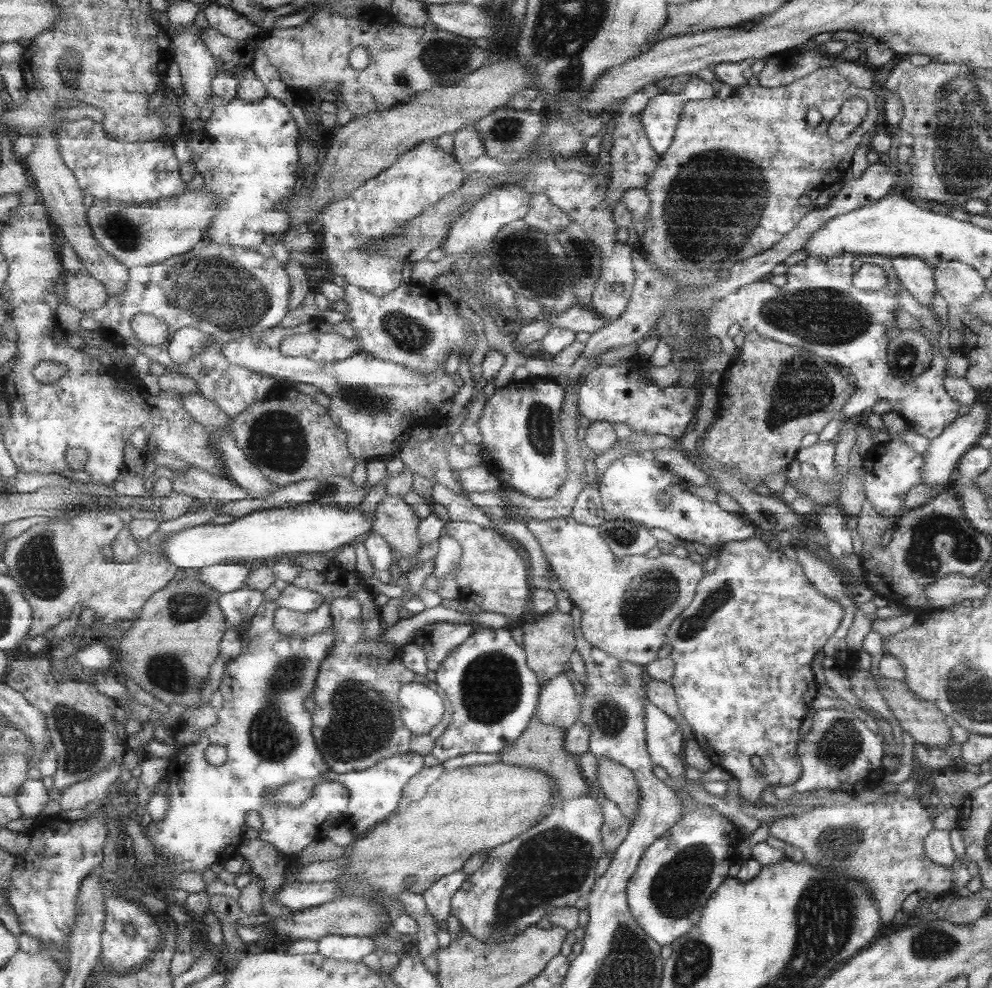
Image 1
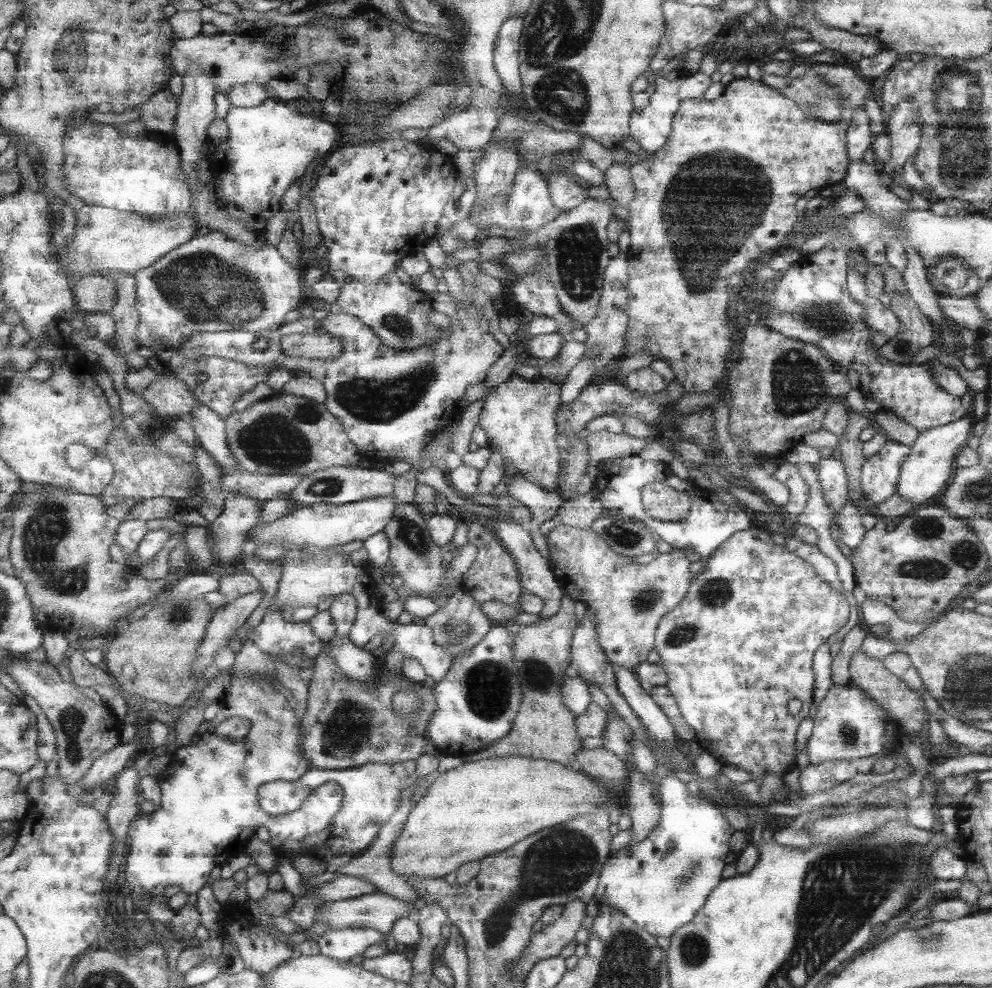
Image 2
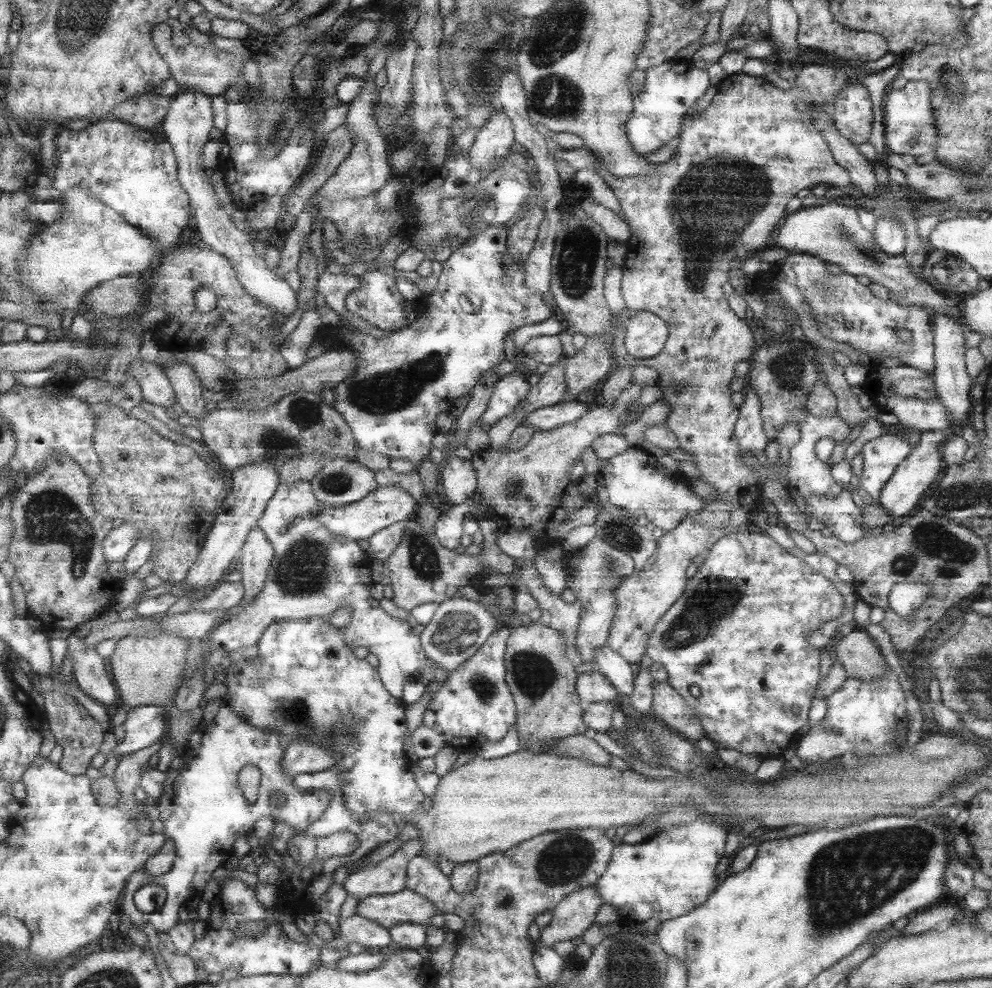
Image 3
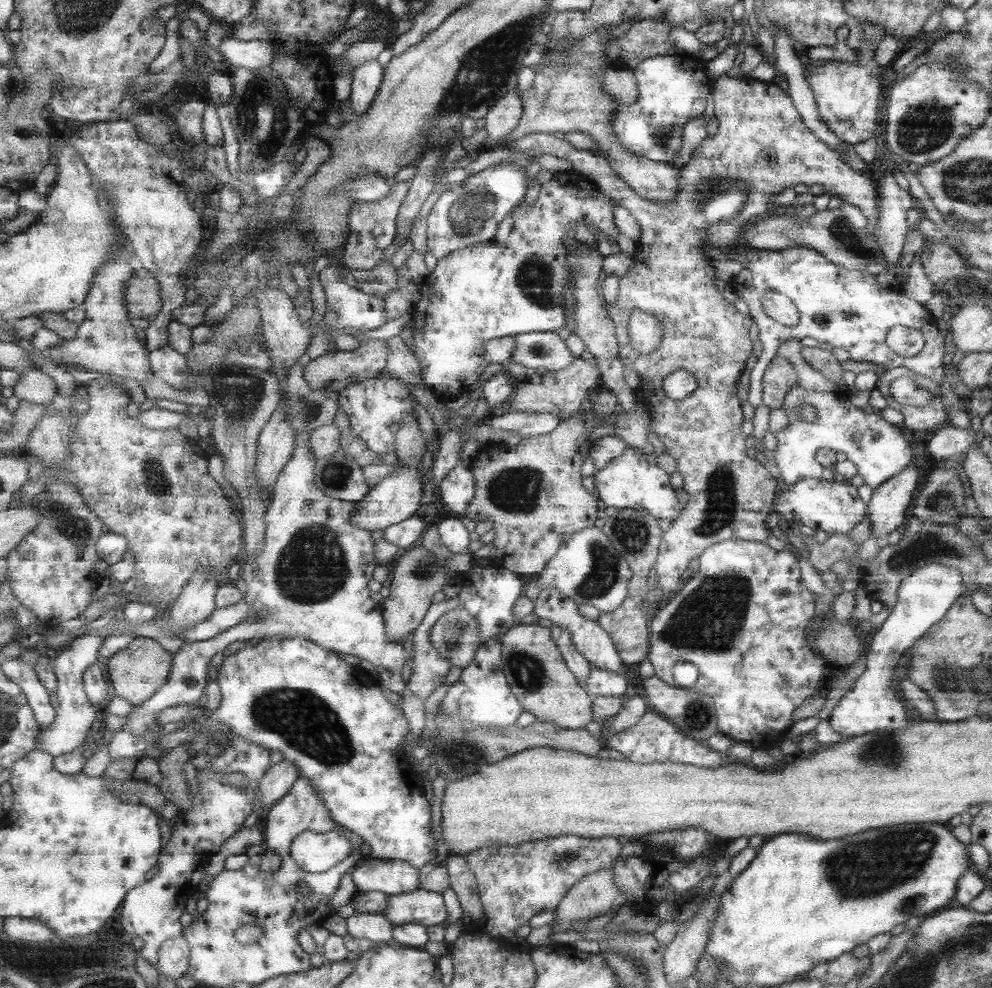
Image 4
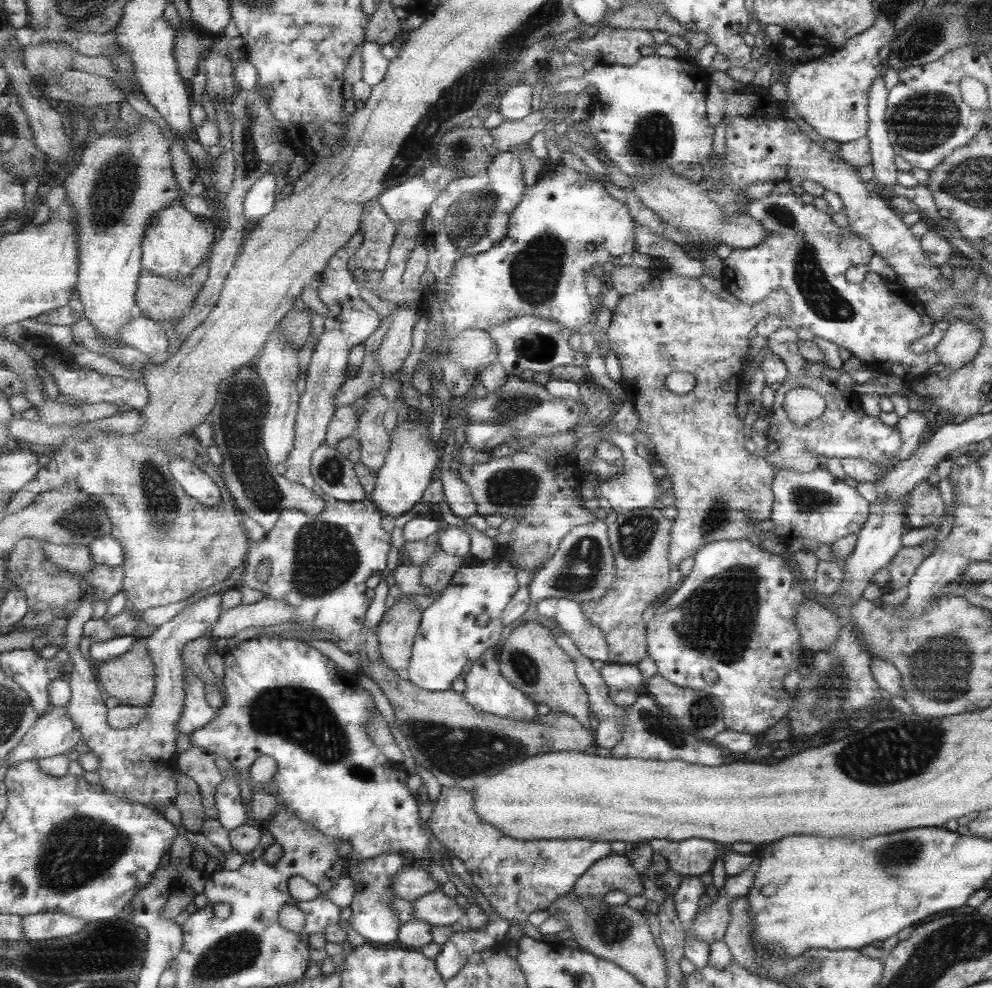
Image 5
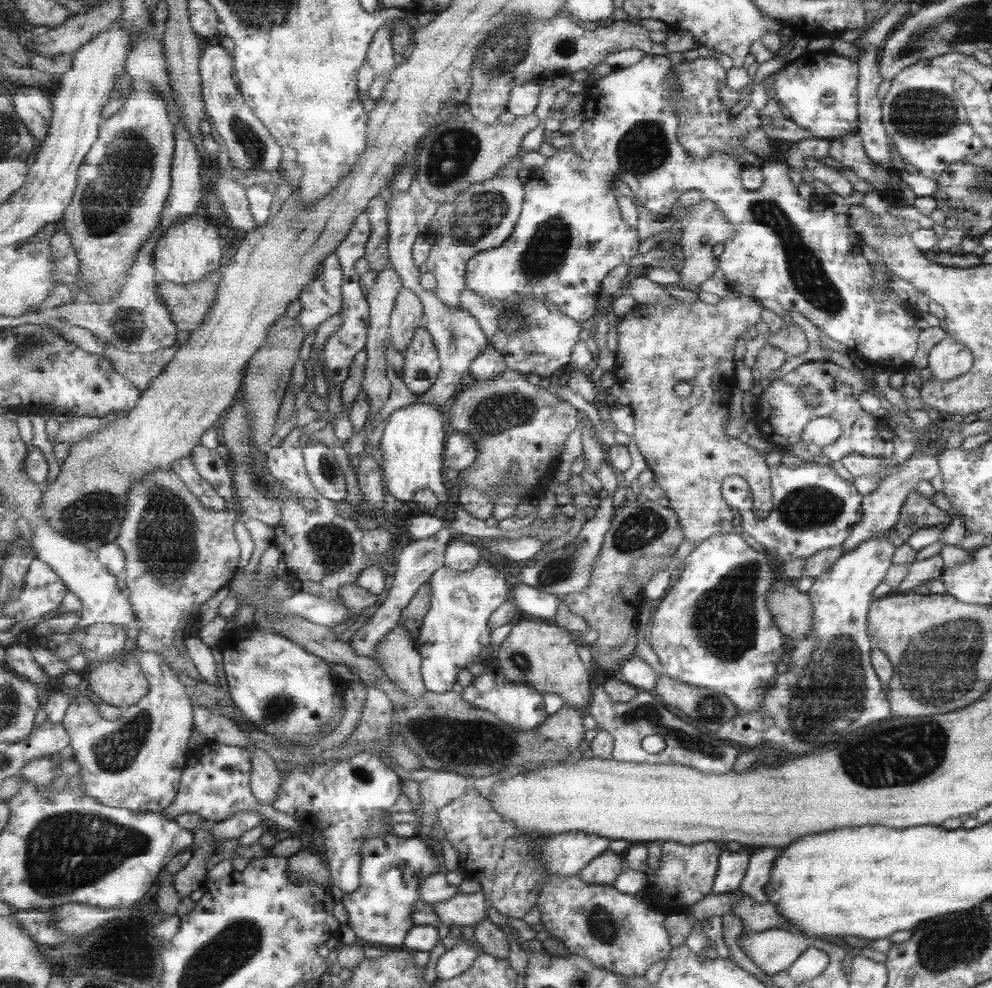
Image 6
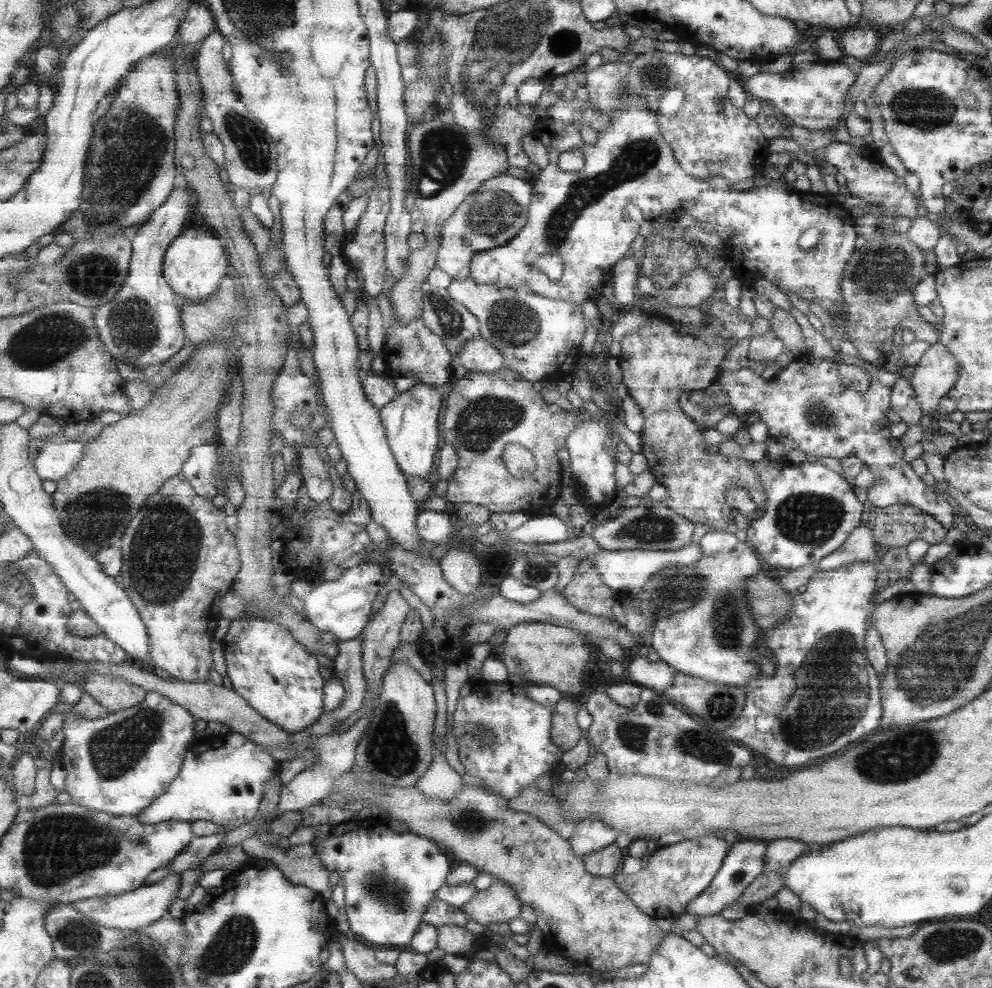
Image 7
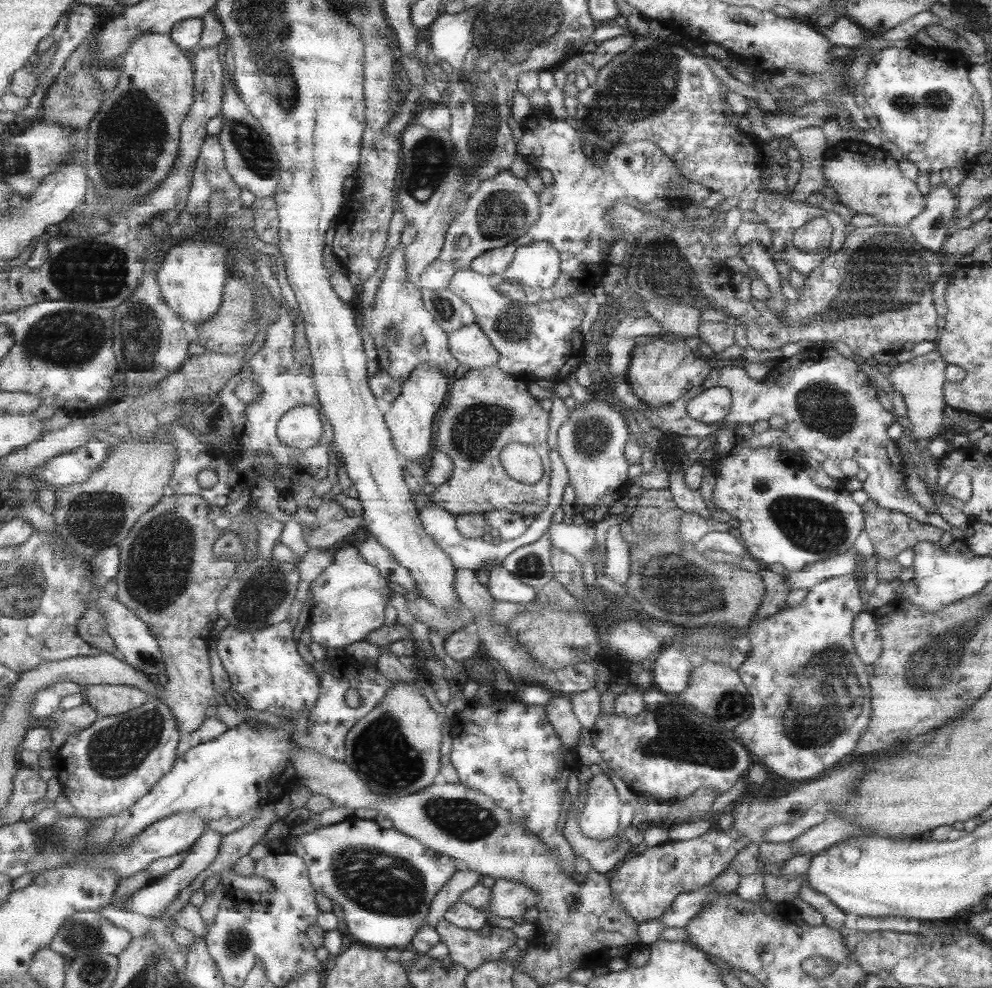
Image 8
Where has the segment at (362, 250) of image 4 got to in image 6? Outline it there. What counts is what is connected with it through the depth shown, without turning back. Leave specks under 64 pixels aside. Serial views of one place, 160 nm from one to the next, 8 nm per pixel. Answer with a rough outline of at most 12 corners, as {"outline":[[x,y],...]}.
{"outline":[[373,199],[363,257],[377,276],[390,262],[387,206]]}

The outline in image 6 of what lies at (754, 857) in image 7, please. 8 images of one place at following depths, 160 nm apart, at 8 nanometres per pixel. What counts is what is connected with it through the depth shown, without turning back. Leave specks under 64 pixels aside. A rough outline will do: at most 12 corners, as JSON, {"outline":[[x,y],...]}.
{"outline":[[720,854],[720,868],[712,893],[733,893],[743,879],[749,854]]}

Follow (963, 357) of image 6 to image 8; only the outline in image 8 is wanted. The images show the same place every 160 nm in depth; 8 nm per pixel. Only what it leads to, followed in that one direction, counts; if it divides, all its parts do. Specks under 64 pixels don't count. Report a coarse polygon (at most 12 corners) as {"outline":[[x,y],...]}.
{"outline":[[933,350],[890,368],[911,435],[922,444],[944,417],[943,372]]}

